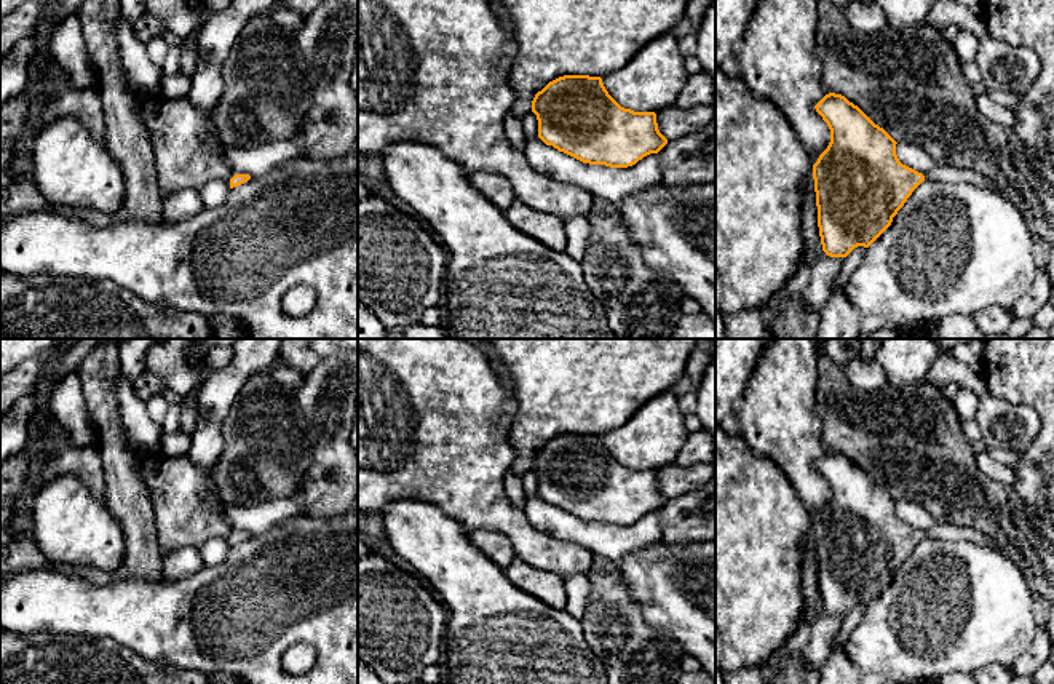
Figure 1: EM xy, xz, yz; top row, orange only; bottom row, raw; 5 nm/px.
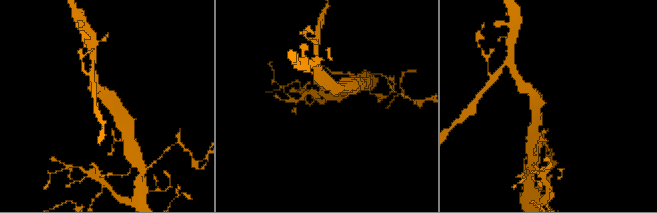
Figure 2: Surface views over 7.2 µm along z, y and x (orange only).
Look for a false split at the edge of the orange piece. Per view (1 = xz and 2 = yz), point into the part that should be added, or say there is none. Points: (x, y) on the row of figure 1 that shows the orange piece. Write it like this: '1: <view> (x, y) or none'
1: none
2: yz (954, 174)

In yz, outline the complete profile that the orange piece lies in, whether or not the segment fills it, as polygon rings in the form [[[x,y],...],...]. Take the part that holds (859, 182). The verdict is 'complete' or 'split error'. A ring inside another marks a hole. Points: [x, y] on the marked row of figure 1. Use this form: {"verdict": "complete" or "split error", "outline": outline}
{"verdict": "split error", "outline": [[[826,94],[814,109],[830,129],[830,142],[813,165],[819,237],[830,257],[846,257],[858,246],[869,248],[925,179],[998,190],[990,179],[971,169],[934,165],[921,174],[902,165],[896,155],[897,142],[842,94]]]}

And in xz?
{"verdict": "complete", "outline": [[[564,75],[549,82],[532,101],[538,137],[583,163],[628,168],[658,153],[668,139],[660,133],[655,112],[621,107],[605,89],[600,77]]]}

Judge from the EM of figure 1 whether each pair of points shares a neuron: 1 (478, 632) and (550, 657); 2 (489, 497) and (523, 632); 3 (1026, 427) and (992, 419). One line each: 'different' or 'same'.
1: same
2: different
3: same

